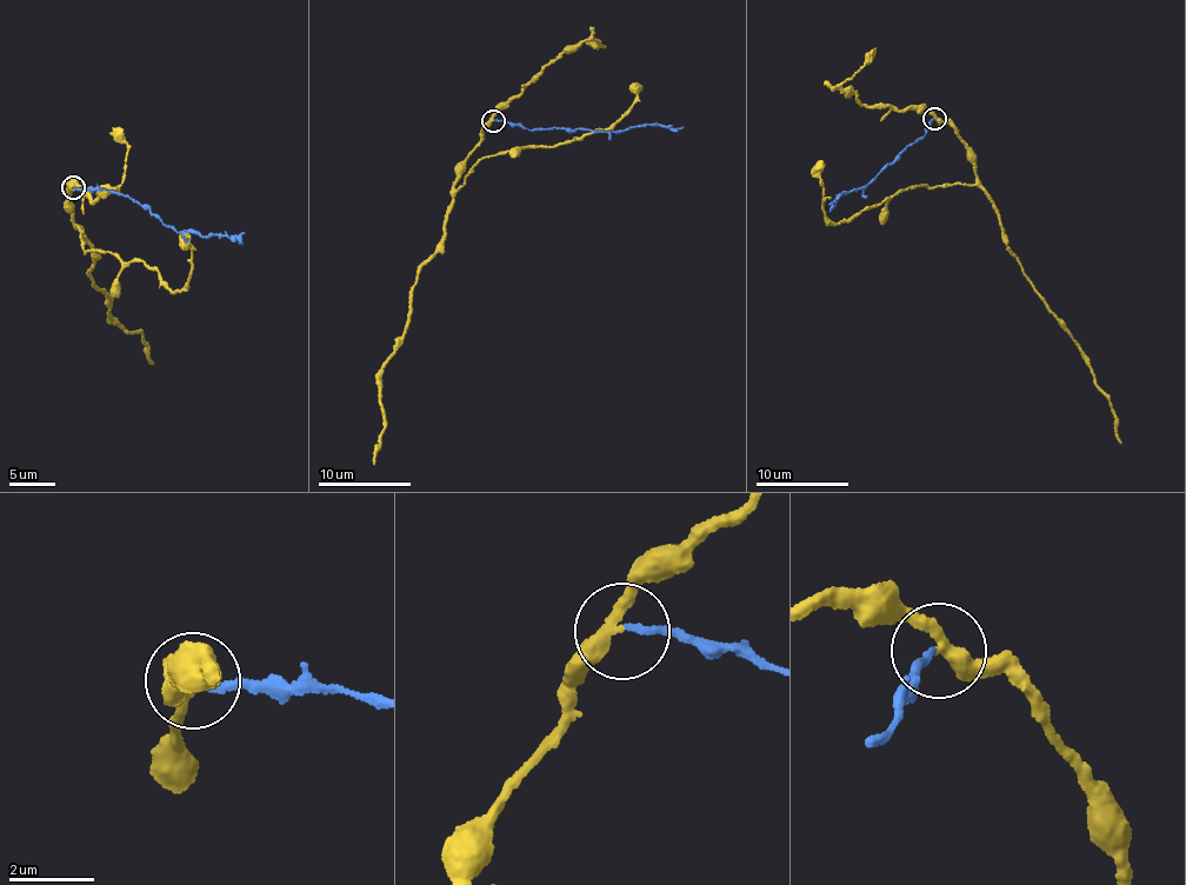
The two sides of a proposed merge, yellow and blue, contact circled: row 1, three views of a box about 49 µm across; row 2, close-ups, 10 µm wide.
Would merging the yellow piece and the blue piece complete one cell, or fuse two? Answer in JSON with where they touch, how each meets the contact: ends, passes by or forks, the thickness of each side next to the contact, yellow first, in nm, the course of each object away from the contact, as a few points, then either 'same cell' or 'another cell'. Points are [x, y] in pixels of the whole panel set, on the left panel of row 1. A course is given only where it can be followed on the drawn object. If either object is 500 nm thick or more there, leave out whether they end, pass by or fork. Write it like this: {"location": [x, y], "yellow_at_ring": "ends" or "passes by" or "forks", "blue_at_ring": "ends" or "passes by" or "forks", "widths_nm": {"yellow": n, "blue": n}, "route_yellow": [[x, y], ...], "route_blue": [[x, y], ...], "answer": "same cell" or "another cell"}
{"location": [73, 187], "yellow_at_ring": "passes by", "blue_at_ring": "ends", "widths_nm": {"yellow": 320, "blue": 180}, "route_yellow": [[72, 188], [74, 225], [87, 241], [92, 281], [110, 301], [111, 321], [142, 335], [154, 364]], "route_blue": [[72, 188], [114, 191], [148, 205], [164, 224], [186, 233], [235, 238], [244, 232]], "answer": "another cell"}

